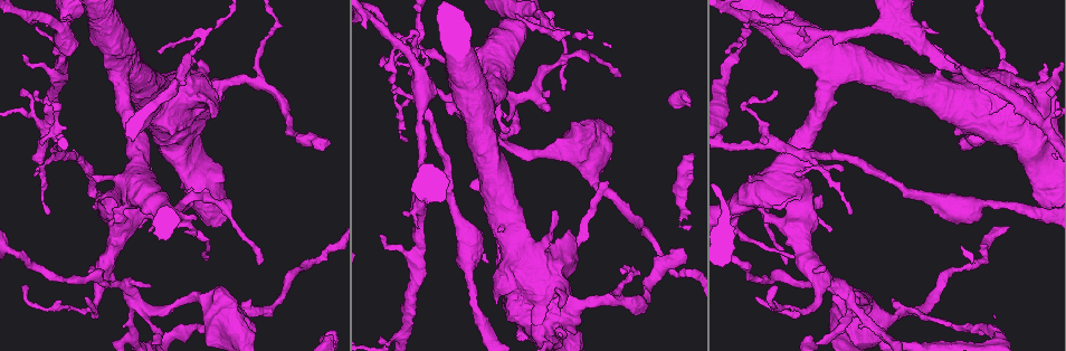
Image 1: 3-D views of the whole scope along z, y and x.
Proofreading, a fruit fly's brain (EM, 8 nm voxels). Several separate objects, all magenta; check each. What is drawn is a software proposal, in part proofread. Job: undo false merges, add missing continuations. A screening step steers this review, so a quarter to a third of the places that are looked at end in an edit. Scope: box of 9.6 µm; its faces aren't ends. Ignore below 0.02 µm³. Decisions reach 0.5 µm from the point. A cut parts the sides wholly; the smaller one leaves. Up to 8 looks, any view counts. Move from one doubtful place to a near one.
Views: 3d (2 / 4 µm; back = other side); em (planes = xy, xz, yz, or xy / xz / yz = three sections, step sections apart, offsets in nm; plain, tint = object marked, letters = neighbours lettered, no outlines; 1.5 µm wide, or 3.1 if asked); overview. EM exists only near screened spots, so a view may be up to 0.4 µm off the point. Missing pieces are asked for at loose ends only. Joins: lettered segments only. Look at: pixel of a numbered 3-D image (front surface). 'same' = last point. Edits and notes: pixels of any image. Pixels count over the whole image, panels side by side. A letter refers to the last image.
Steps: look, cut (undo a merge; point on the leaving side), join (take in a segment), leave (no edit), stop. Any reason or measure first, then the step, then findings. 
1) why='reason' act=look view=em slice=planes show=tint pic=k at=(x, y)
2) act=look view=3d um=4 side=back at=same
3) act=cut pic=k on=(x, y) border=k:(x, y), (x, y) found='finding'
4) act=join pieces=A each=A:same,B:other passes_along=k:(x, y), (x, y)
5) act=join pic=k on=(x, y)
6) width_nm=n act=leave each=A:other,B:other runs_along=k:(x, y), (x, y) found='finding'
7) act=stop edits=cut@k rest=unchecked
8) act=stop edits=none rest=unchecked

why='branch stops here' act=look view=3d um=2 pic=1 at=(687, 254)

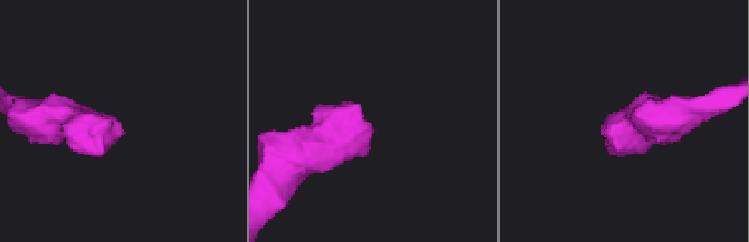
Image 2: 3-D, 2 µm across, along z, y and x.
act=look view=em slice=planes show=letters pic=2 at=(121, 127)

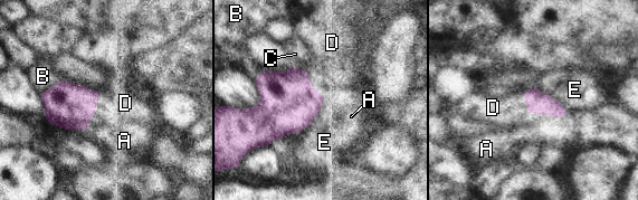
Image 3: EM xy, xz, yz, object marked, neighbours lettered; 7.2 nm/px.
act=join pieces=D each=A:other,B:other,C:other,D:same,E:other passes_along=3:(288, 103), (310, 81), (331, 54) found='it goes on there'

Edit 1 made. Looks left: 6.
why='three-way junction' act=look view=em slice=xy step=8 show=letters pic=1 at=(605, 191)

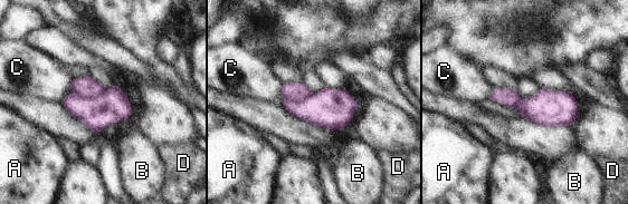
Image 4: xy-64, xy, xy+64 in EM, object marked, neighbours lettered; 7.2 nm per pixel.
act=cut pic=4 on=(112, 105) each=A:other,B:other,C:other,D:other found='a second cell is stuck on'

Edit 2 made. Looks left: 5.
why='see it whole again' act=look view=overview

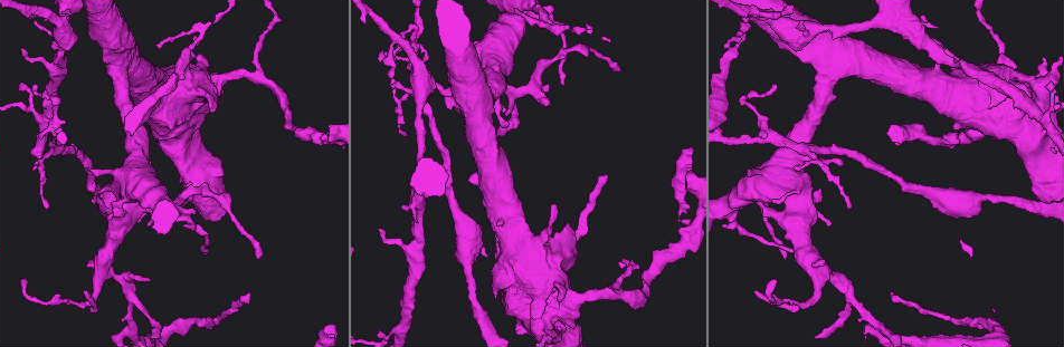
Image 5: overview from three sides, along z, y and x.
why='an open end' act=look view=3d um=4 pic=5 at=(37, 167)

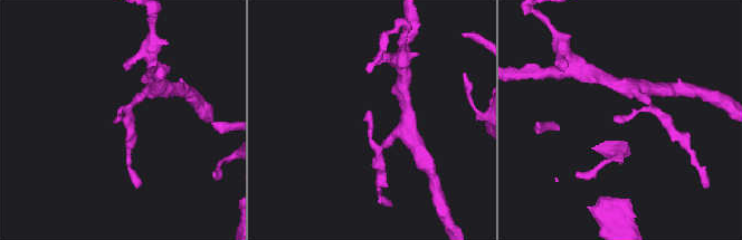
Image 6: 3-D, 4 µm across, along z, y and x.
act=look view=em slice=planes show=letters pic=6 at=(615, 118)

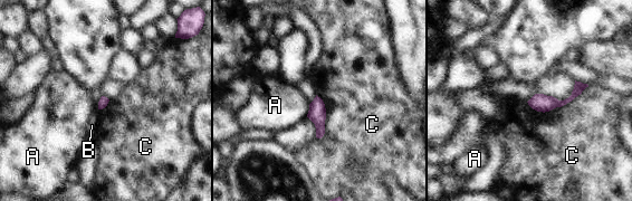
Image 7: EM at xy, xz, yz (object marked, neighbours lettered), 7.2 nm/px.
act=leave each=A:other,B:other,C:other found='none of them fits'

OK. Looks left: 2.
act=stop edits=join@3,cut@4 rest=unchecked

